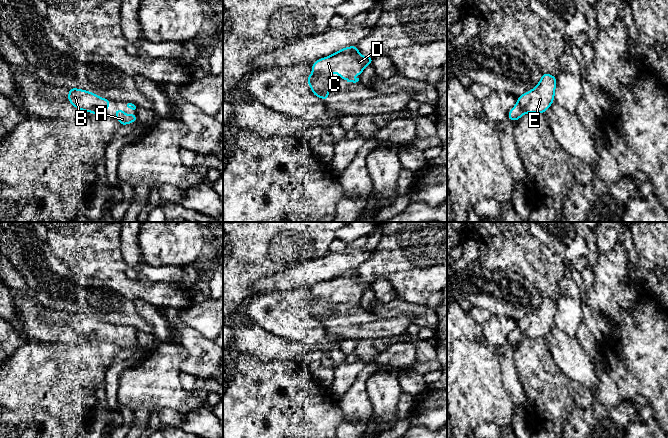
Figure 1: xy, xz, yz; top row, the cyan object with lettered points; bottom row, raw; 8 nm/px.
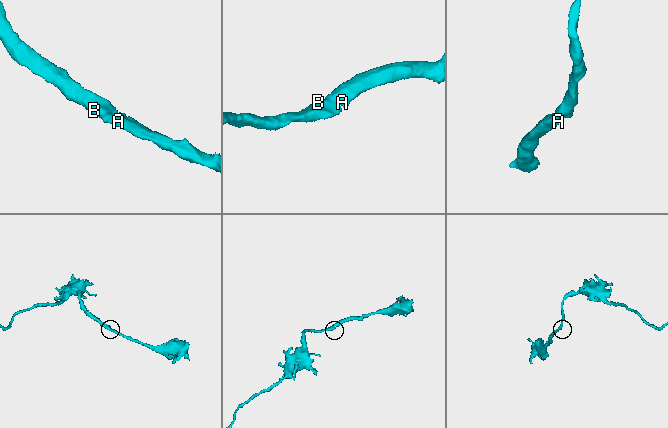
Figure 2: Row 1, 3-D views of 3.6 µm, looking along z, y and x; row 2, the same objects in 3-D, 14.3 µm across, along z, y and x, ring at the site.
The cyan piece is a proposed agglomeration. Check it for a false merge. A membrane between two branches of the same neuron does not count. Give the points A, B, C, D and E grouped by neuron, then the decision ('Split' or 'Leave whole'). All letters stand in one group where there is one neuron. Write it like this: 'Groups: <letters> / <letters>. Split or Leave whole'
Groups: A B C D E. Leave whole

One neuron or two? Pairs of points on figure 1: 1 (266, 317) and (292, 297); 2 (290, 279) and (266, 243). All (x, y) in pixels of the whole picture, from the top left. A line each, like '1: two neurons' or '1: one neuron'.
1: one neuron
2: two neurons

